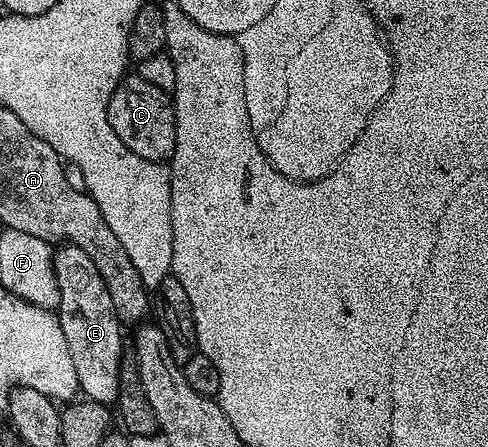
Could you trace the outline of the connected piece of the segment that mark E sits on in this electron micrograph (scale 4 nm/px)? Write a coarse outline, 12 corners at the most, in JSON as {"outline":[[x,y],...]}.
{"outline":[[78,245],[57,246],[60,324],[80,391],[115,404],[122,324]]}

